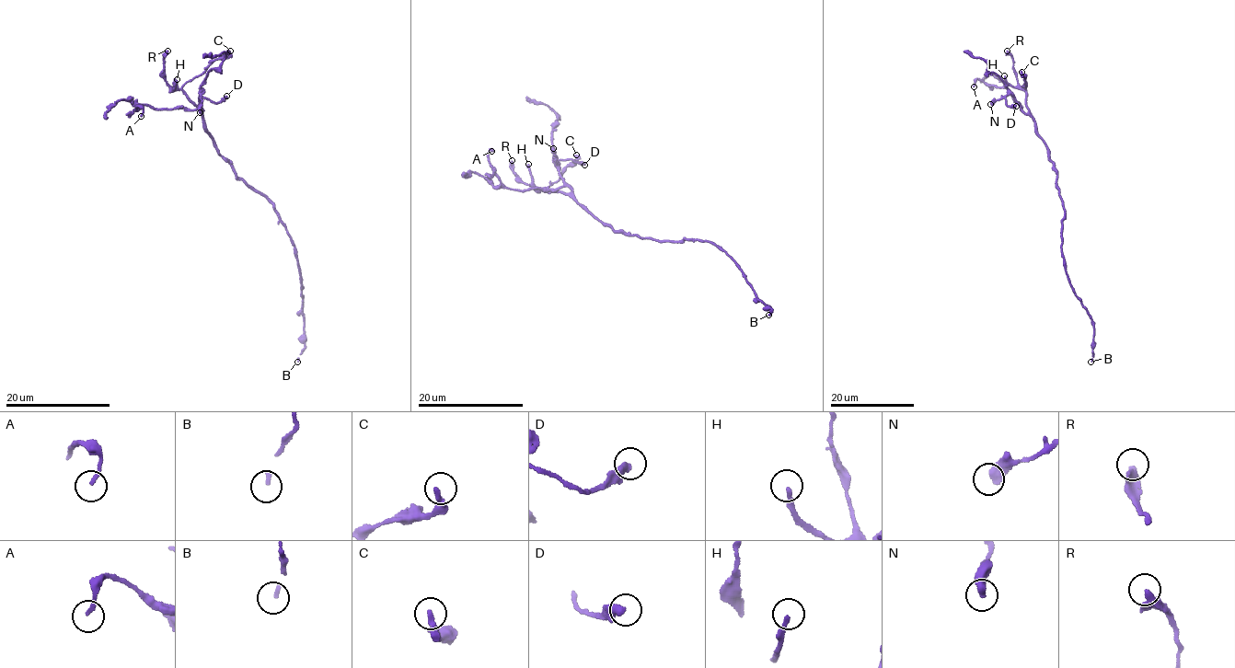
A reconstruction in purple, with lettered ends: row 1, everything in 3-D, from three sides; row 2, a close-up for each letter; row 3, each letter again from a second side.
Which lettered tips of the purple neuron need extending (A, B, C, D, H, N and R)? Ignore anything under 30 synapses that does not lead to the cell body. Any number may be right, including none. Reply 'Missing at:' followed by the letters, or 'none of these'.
Missing at: H

